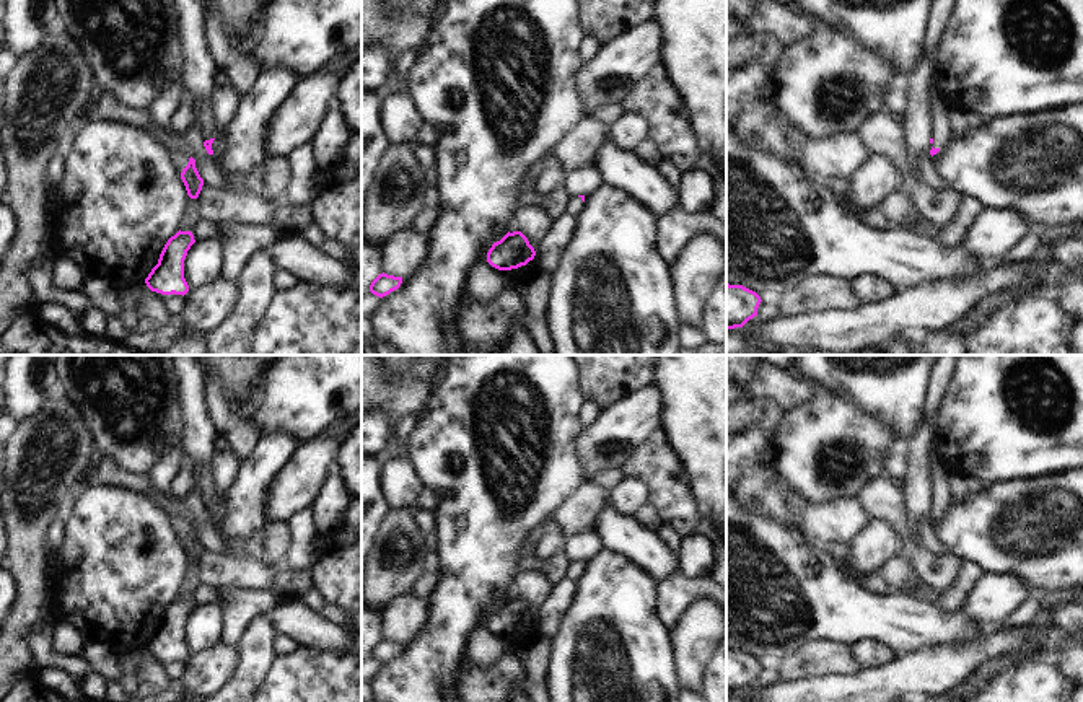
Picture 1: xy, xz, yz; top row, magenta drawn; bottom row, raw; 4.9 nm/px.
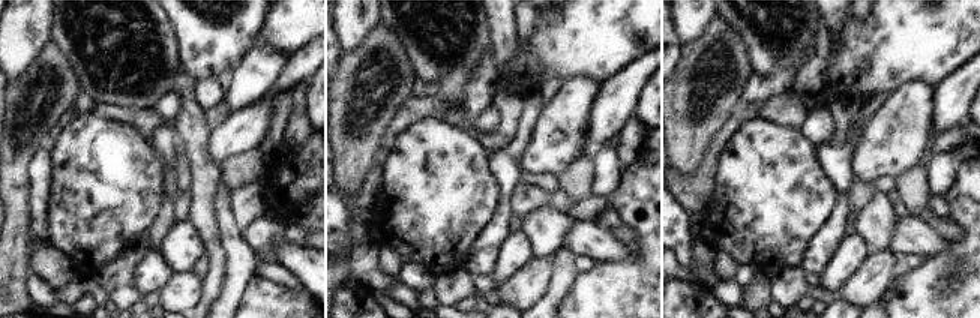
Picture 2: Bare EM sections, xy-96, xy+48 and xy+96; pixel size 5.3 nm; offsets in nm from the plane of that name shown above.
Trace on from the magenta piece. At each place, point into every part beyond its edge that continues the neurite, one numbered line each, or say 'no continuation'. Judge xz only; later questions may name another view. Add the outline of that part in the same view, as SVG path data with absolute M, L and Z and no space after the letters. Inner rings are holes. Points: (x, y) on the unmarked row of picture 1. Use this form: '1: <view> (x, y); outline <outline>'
1: xz (575, 567); outline M570 560L565 575L575 580L575 578L581 573L581 570L583 570L581 562L578 562L578 560Z

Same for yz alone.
1: yz (938, 489); outline M932 453L927 461L928 476L930 476L930 500L933 503L932 511L941 513L949 500L949 487L946 484L945 472L941 469L943 463Z

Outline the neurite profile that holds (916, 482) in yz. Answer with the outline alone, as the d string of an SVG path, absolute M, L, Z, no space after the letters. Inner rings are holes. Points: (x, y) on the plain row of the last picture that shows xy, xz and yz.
M922 415L914 433L901 445L907 459L902 476L904 511L912 537L920 544L915 524L922 518L930 518L930 476L928 456L935 453L935 423L928 423Z

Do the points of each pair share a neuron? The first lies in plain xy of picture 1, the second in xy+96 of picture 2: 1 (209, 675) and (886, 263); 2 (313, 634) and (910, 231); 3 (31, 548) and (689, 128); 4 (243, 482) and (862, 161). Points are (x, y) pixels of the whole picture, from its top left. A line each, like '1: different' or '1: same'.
1: same
2: same
3: same
4: same

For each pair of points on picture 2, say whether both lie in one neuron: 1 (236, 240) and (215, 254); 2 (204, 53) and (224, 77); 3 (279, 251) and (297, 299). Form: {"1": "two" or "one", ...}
{"1": "two", "2": "two", "3": "two"}

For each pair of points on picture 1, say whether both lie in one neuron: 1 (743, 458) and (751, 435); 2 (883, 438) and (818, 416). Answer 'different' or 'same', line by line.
1: same
2: same

